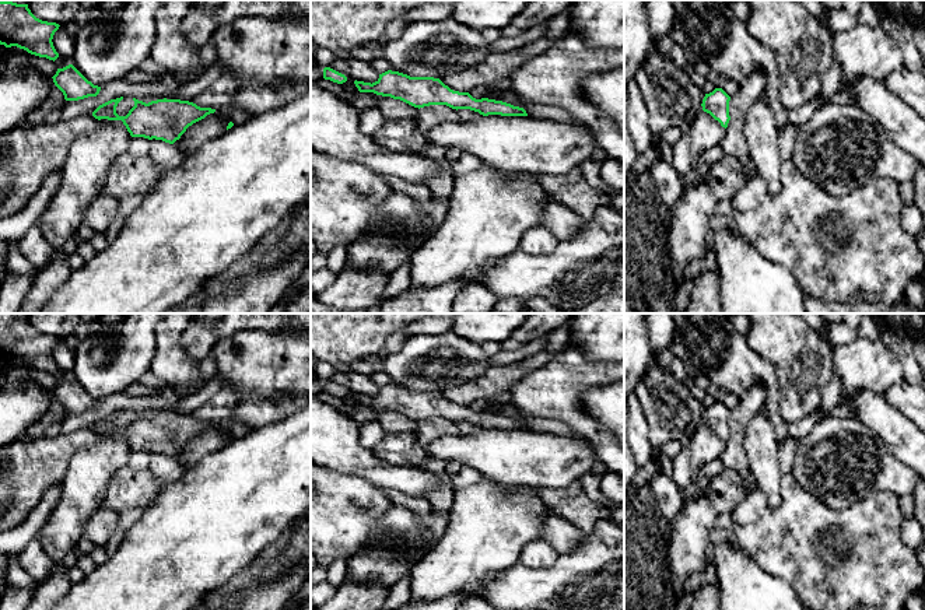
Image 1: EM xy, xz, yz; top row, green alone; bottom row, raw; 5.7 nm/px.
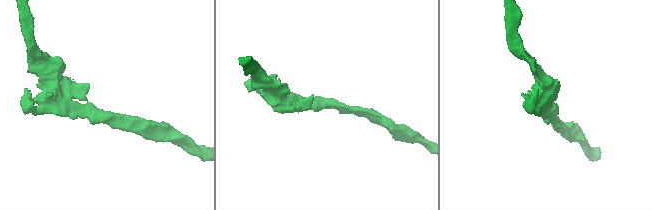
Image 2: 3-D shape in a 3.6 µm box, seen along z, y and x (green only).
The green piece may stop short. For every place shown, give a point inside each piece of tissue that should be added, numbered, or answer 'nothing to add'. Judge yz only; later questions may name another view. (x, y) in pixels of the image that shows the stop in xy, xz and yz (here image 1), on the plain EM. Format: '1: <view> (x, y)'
nothing to add

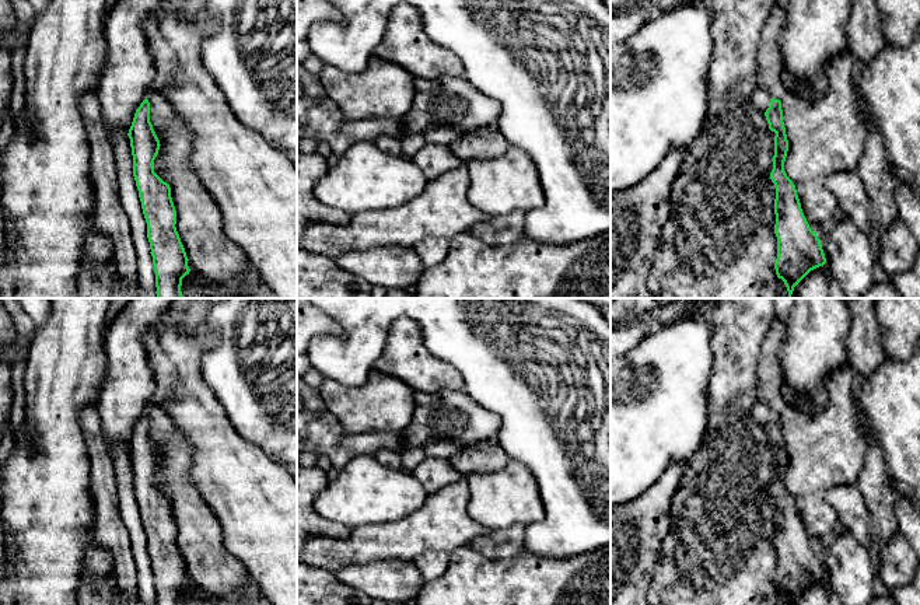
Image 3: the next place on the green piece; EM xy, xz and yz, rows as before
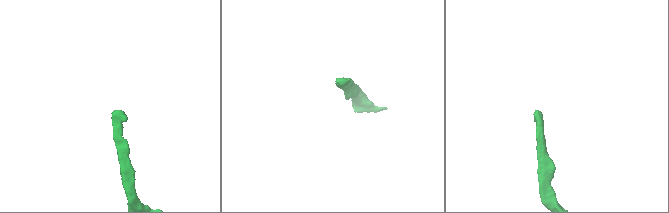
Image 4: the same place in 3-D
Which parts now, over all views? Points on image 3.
1: yz (769, 376)

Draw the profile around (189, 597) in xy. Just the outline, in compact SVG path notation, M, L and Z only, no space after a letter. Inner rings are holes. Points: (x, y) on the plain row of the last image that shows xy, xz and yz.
M188 574L188 580L190 585L182 592L181 605L202 605L203 599L199 597L196 591L196 584L189 574Z

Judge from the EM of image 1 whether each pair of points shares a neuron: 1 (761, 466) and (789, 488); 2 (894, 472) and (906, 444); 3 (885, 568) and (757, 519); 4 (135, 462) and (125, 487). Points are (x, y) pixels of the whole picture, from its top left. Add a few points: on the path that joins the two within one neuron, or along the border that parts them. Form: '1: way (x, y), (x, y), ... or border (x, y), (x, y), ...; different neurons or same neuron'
1: border (784, 474), (780, 483), (781, 501), (770, 508); different neurons
2: border (876, 435), (910, 467); different neurons
3: way (852, 564), (838, 563), (802, 540), (789, 540); same neuron
4: border (128, 465), (135, 469), (147, 469); different neurons

